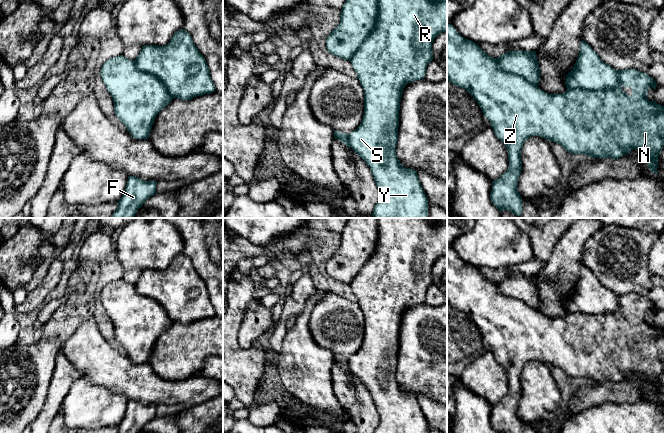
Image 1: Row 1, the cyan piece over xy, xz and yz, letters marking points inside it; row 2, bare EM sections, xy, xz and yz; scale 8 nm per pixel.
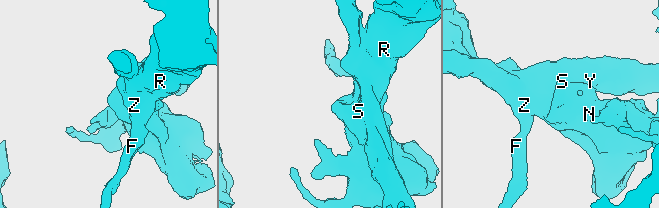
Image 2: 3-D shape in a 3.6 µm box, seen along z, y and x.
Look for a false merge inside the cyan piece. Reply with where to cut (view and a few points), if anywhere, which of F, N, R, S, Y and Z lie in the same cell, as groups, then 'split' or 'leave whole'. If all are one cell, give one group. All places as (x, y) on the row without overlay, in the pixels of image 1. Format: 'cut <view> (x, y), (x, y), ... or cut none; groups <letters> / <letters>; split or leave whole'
cut xz (378, 218), (376, 249), (349, 284); groups F N Z / R S Y; split

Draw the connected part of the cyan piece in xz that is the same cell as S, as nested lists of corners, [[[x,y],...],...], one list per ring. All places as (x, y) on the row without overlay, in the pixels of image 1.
[[[378,218],[378,240],[376,250],[371,256],[369,261],[363,266],[361,271],[353,279],[350,286],[357,297],[357,303],[359,304],[364,314],[364,338],[360,349],[356,354],[348,358],[348,366],[350,371],[366,386],[370,392],[375,408],[380,416],[380,423],[375,429],[374,433],[428,433],[428,423],[423,414],[423,411],[418,403],[417,396],[414,393],[404,391],[397,379],[396,370],[398,365],[398,350],[399,350],[399,334],[400,326],[404,311],[417,304],[424,303],[427,289],[433,284],[432,267],[434,263],[443,256],[447,255],[447,220],[438,220],[435,223],[431,223],[427,218]]]

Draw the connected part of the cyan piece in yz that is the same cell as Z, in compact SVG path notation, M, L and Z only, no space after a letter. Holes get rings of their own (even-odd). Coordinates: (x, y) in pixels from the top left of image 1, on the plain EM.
M447 248L447 304L473 320L484 340L489 343L496 361L504 367L508 375L507 395L492 405L490 423L497 433L522 433L522 421L517 412L522 394L521 375L524 366L531 360L540 360L557 367L571 378L584 378L593 382L618 383L633 373L639 373L651 396L658 398L658 380L664 370L664 330L647 323L649 312L655 313L657 308L642 295L619 294L616 312L571 313L561 318L548 318L523 301L503 295L498 291L495 282L489 280L475 266L462 261L452 248ZM622 311L631 311L632 319L628 320Z

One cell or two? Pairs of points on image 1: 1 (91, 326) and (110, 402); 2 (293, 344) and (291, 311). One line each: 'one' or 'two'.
1: two
2: two

